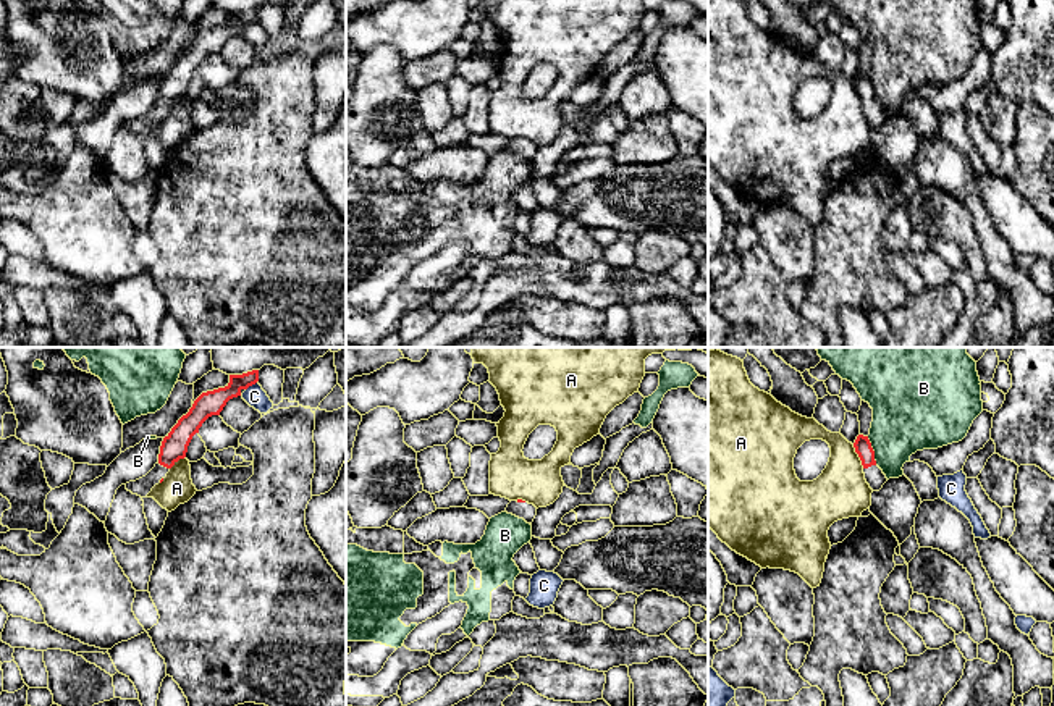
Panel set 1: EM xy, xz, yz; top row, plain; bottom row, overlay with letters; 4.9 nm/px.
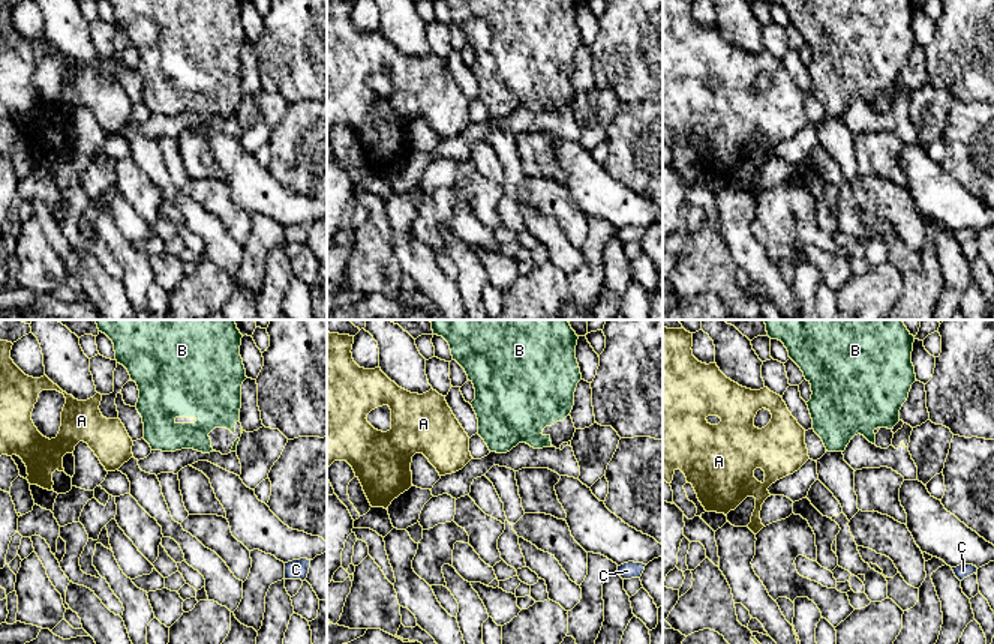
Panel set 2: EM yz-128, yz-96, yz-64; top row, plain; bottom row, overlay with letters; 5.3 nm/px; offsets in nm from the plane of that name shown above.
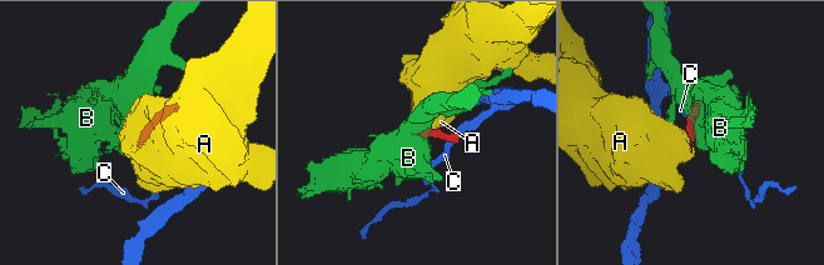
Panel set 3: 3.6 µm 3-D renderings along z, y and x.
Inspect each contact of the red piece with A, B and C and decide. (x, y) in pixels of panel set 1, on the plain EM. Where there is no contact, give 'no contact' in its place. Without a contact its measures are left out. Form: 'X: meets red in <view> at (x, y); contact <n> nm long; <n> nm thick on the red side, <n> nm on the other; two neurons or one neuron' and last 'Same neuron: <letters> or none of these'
A: meets red in yz at (859, 94); contact 130 nm long; 90 nm thick on the red side, 260 nm on the other; two neurons
B: meets red in yz at (873, 89); contact 150 nm long; 90 nm thick on the red side, 360 nm on the other; two neurons
C: meets red in xy at (251, 23); contact 70 nm long; 120 nm thick on the red side, 100 nm on the other; two neurons
Same neuron: none of these

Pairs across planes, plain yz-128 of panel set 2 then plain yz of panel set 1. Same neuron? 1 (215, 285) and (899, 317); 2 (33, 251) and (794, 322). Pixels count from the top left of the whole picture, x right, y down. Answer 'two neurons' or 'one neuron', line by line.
1: one neuron
2: one neuron

